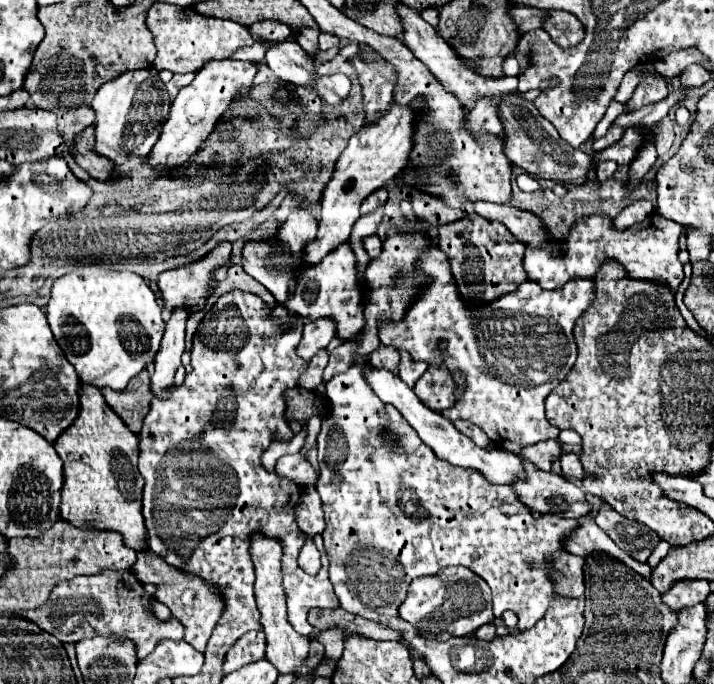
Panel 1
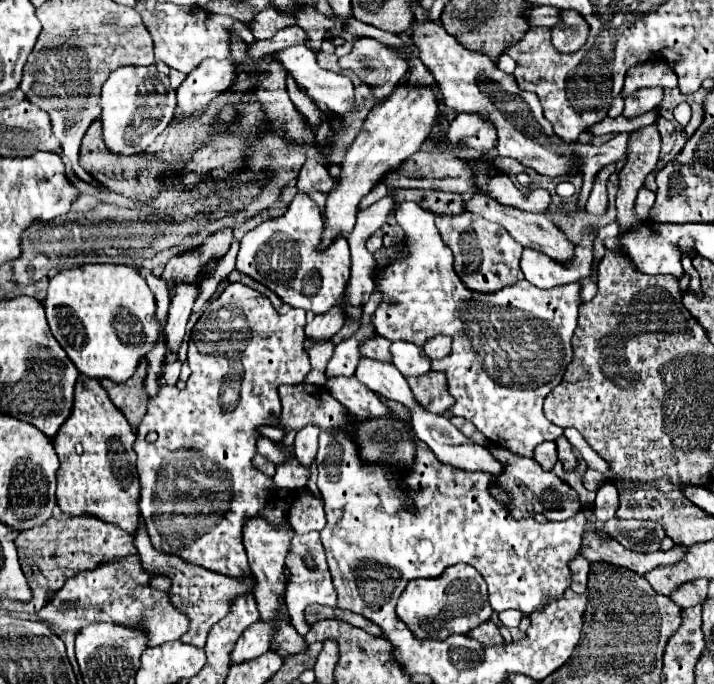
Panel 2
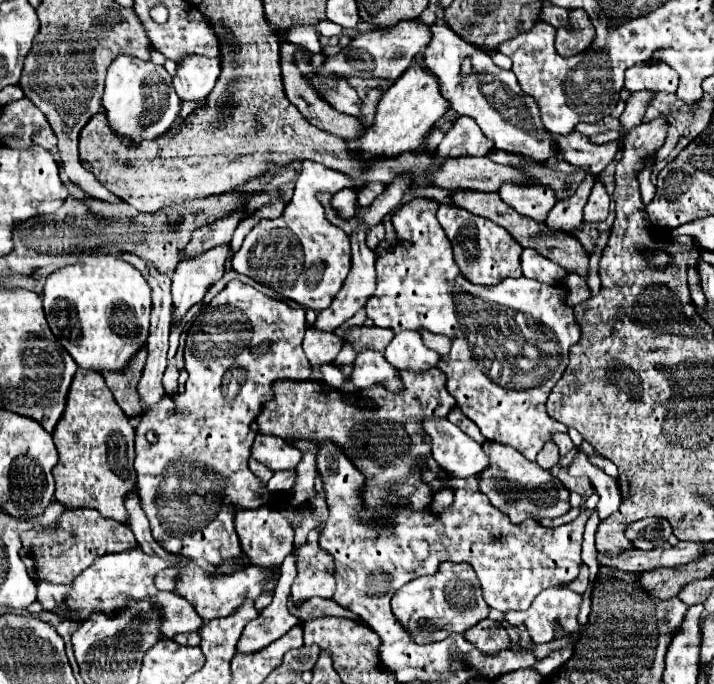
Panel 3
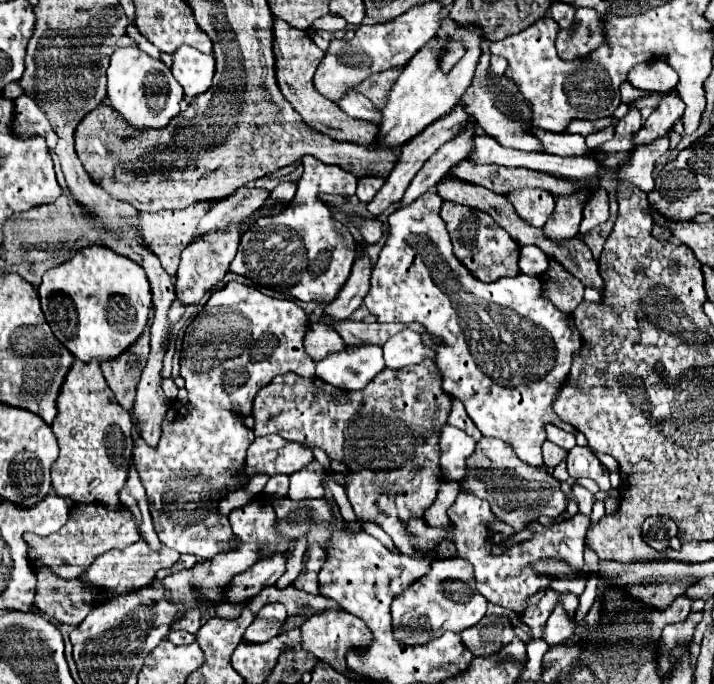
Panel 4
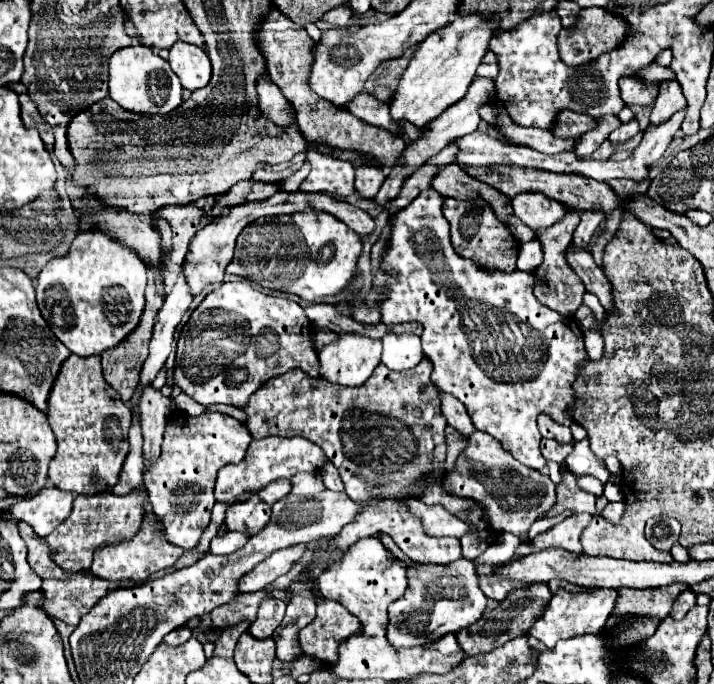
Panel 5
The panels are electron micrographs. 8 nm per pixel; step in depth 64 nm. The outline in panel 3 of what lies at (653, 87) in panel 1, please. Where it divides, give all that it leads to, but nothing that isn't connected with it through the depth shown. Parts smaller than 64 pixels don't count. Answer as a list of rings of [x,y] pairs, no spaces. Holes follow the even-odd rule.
[[[634,92],[632,94],[632,100],[626,102],[626,110],[620,116],[620,126],[624,132],[630,132],[632,128],[642,124],[642,116],[646,112],[650,98],[652,98],[652,92]]]

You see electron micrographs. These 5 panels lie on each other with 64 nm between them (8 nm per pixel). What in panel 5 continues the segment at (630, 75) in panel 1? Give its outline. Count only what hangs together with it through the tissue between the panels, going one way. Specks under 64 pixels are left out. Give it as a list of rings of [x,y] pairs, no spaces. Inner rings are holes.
[[[652,62],[648,68],[644,68],[644,72],[638,72],[638,76],[640,76],[642,80],[660,84],[662,80],[672,80],[672,78],[674,78],[674,72],[672,72],[670,68],[664,68],[664,66],[658,66],[656,62]]]

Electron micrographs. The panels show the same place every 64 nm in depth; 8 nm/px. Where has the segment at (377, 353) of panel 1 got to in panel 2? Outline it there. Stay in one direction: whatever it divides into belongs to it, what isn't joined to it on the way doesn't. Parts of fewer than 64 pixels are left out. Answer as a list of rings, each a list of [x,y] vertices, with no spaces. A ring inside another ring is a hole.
[[[374,332],[372,338],[360,342],[360,354],[362,356],[380,358],[380,360],[388,360],[388,344],[390,344],[388,338],[384,338],[378,332]]]

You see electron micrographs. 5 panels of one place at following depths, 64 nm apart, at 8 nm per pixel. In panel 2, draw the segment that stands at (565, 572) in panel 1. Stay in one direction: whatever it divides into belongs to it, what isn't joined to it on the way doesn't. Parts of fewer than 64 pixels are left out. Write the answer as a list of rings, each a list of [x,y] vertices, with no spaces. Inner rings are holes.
[[[580,556],[580,560],[572,564],[572,590],[574,592],[586,592],[588,572],[590,572],[590,562]]]

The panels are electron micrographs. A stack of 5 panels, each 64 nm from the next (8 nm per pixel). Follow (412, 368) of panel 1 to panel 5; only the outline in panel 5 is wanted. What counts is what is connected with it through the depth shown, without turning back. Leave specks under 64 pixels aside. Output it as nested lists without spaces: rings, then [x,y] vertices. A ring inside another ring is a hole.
[[[386,332],[382,336],[382,364],[392,370],[408,370],[416,366],[424,358],[419,339],[419,336],[412,333],[396,335],[394,332]]]

